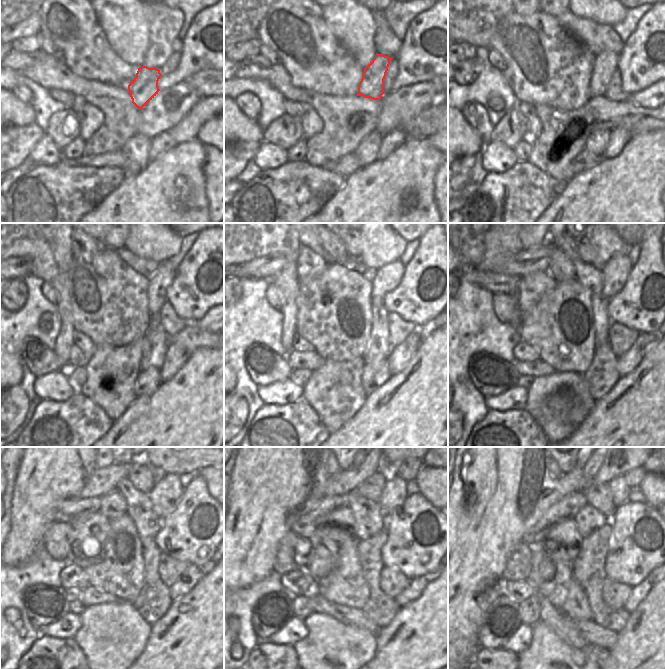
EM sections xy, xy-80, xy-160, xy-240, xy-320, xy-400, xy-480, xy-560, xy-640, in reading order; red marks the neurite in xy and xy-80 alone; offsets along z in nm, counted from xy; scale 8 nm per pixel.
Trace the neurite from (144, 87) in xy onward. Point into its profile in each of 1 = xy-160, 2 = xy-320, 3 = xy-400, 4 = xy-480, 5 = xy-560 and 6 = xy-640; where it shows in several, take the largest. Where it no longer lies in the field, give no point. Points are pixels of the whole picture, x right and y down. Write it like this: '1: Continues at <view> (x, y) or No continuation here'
1: Continues at xy-160 (605, 63)
2: Continues at xy-320 (384, 280)
3: Continues at xy-400 (615, 272)
4: Continues at xy-480 (167, 491)
5: Continues at xy-560 (394, 493)
6: Continues at xy-640 (619, 489).

